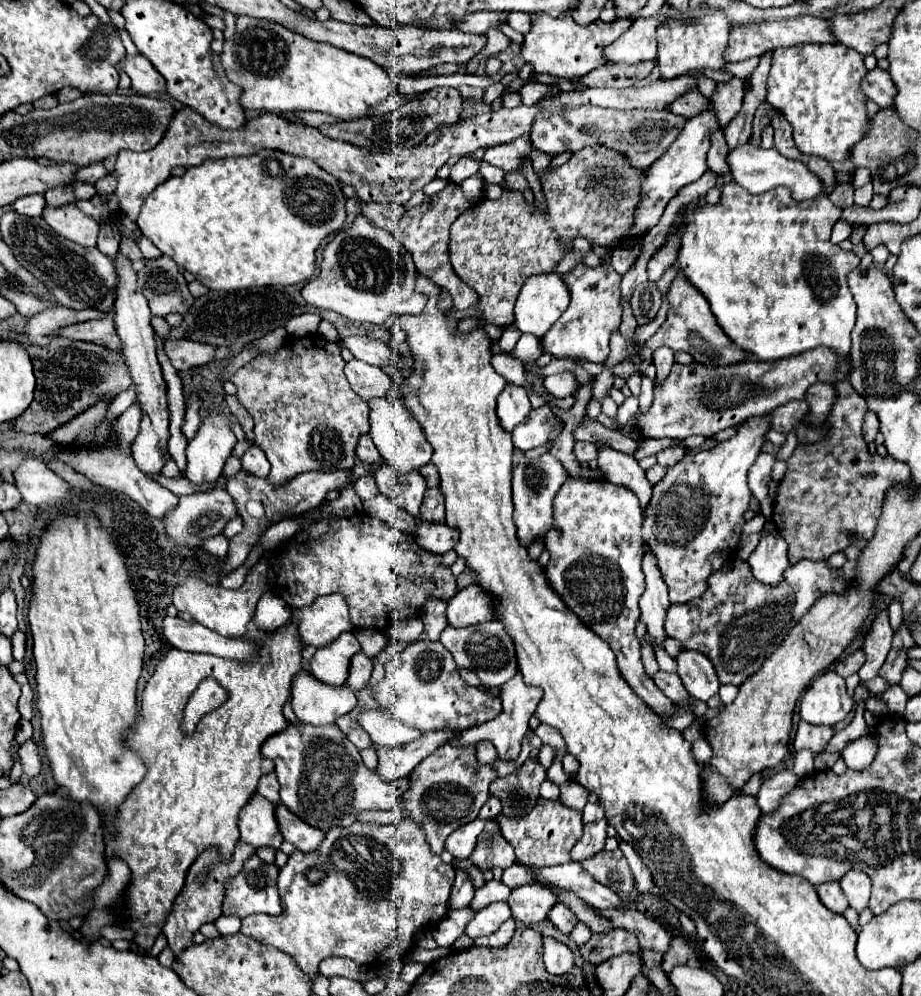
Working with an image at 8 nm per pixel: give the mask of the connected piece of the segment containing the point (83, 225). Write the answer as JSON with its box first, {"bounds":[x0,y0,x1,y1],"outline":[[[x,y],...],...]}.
{"bounds":[42,205,100,247],"outline":[[[64,205],[50,209],[46,207],[42,217],[46,223],[62,237],[82,245],[82,247],[96,247],[96,237],[100,225],[86,213],[82,213],[76,205]]]}

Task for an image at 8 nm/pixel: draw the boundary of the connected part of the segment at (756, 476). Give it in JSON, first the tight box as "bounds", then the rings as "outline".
{"bounds":[748,453,776,519],"outline":[[[760,453],[756,463],[748,471],[748,487],[759,501],[761,513],[766,519],[771,519],[773,516],[774,499],[769,496],[768,483],[770,483],[770,471],[774,461],[776,461],[774,455]]]}

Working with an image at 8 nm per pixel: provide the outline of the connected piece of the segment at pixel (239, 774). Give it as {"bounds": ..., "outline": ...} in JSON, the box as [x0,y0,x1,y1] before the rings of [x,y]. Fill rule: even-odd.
{"bounds":[104,621,302,951],"outline":[[[290,621],[272,633],[260,631],[260,635],[256,637],[256,645],[256,661],[248,663],[206,653],[188,653],[171,647],[168,655],[156,665],[154,675],[142,693],[142,719],[128,735],[128,745],[142,755],[144,763],[148,765],[148,773],[120,805],[118,819],[112,827],[116,831],[104,837],[106,853],[118,855],[132,869],[132,883],[126,891],[126,901],[128,913],[134,917],[130,925],[136,931],[134,943],[142,951],[148,951],[156,935],[162,931],[164,919],[168,919],[168,911],[172,911],[172,903],[182,889],[186,871],[194,863],[194,859],[210,845],[216,845],[222,851],[224,859],[232,855],[234,845],[240,839],[238,813],[256,791],[258,779],[274,769],[274,763],[262,757],[260,749],[268,737],[288,727],[288,721],[282,715],[282,707],[286,705],[286,701],[290,701],[290,683],[302,671],[302,645],[298,637],[298,627],[294,621]],[[204,677],[216,679],[226,689],[228,699],[224,705],[206,713],[198,721],[192,737],[184,737],[180,729],[182,713],[190,695],[204,681]]]}

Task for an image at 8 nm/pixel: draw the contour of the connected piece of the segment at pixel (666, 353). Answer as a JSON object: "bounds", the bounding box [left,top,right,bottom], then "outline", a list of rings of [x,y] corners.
{"bounds":[654,347,674,383],"outline":[[[658,347],[654,351],[654,365],[658,369],[654,383],[660,383],[660,381],[666,379],[668,371],[672,369],[672,363],[674,363],[674,351],[670,347]]]}

